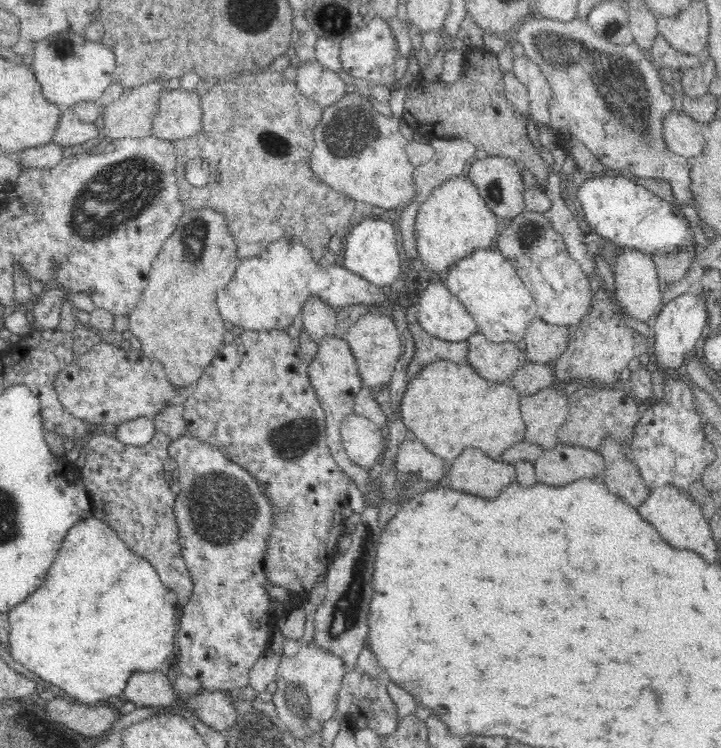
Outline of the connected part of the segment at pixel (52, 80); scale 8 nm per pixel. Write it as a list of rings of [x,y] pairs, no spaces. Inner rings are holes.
[[[74,31],[52,34],[38,41],[33,52],[33,63],[30,68],[36,75],[38,83],[42,85],[42,94],[54,104],[74,106],[76,102],[98,98],[110,86],[110,80],[114,80],[112,78],[114,68],[116,68],[114,51],[100,41],[86,39],[83,34]],[[64,42],[68,42],[68,46],[72,46],[72,50],[76,50],[76,46],[84,46],[84,50],[92,50],[92,66],[80,66],[80,70],[76,70],[76,66],[72,66],[72,62],[68,62],[68,66],[64,66]]]

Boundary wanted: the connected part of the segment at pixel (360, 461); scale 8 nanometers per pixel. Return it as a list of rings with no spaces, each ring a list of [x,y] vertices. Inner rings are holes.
[[[357,414],[345,417],[340,430],[344,449],[352,462],[372,470],[372,465],[381,460],[384,452],[385,430]]]

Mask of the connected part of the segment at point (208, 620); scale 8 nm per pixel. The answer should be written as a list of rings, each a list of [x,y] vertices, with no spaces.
[[[187,434],[180,439],[172,440],[170,446],[168,446],[168,456],[176,460],[177,469],[179,470],[178,481],[181,490],[176,496],[176,502],[174,502],[174,517],[176,517],[176,523],[178,523],[180,552],[182,552],[182,558],[185,566],[188,567],[188,571],[190,571],[190,577],[192,577],[192,583],[194,584],[190,600],[179,608],[176,631],[176,650],[178,650],[176,652],[176,660],[178,660],[178,668],[180,668],[180,672],[185,678],[197,677],[201,681],[203,688],[207,688],[209,691],[235,692],[250,684],[248,681],[250,680],[248,677],[250,668],[258,662],[260,656],[264,656],[270,633],[277,627],[276,618],[270,613],[271,598],[266,589],[271,586],[271,582],[269,582],[266,573],[264,573],[264,556],[268,552],[268,536],[270,536],[272,526],[274,526],[274,507],[270,506],[270,501],[268,501],[266,493],[262,491],[262,487],[258,485],[256,477],[252,477],[252,474],[244,467],[230,461],[220,449],[208,442],[200,441],[195,436]]]

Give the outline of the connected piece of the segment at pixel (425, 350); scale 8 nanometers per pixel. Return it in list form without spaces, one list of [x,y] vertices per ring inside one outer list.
[[[410,323],[408,326],[410,333],[415,340],[415,355],[407,368],[406,378],[412,380],[416,374],[420,373],[427,365],[446,359],[458,363],[458,358],[451,358],[453,346],[458,346],[458,342],[451,343],[432,336],[418,323]]]

